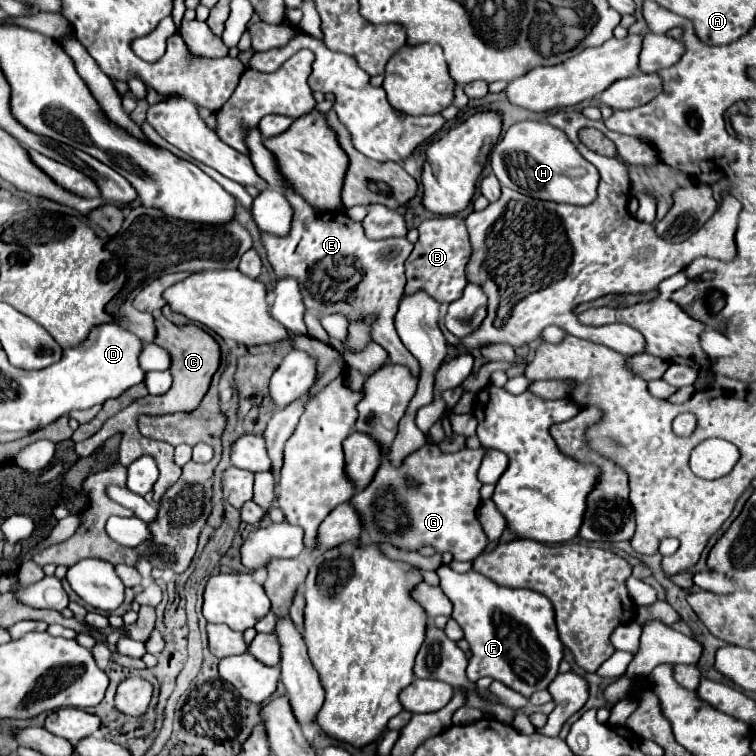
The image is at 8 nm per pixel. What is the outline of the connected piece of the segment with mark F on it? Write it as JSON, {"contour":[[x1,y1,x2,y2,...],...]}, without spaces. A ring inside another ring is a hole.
{"contour":[[442,564,436,572,440,588,454,604,452,618,464,630,464,638,472,650,472,658,466,668,468,680,476,682,482,676,490,676,526,698,530,698,536,690,546,690,556,678,558,664,562,660,562,642,556,632,550,600,532,590,508,590,474,570,458,574,449,565]]}

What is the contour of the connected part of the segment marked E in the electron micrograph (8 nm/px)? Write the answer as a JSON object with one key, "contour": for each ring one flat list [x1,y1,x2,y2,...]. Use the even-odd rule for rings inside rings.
{"contour":[[286,194,290,198,290,204,294,208,292,216,292,228,288,236,264,236,262,234,262,244,268,256,268,262,276,274,280,276,292,276,300,284,300,292,306,304,306,310,314,314,344,314,348,322,366,322,368,316,374,316,370,322,370,338,386,348,388,352,388,362,392,364,402,364,410,368,414,376,420,376,420,366,414,360,414,356,406,350,406,346,400,342,396,330,394,330,394,314,398,310,398,302,404,294,404,260,412,252,412,244,406,238,386,238,386,240,368,240,364,236,362,224,354,222,350,216,344,212,314,212,298,194]]}

